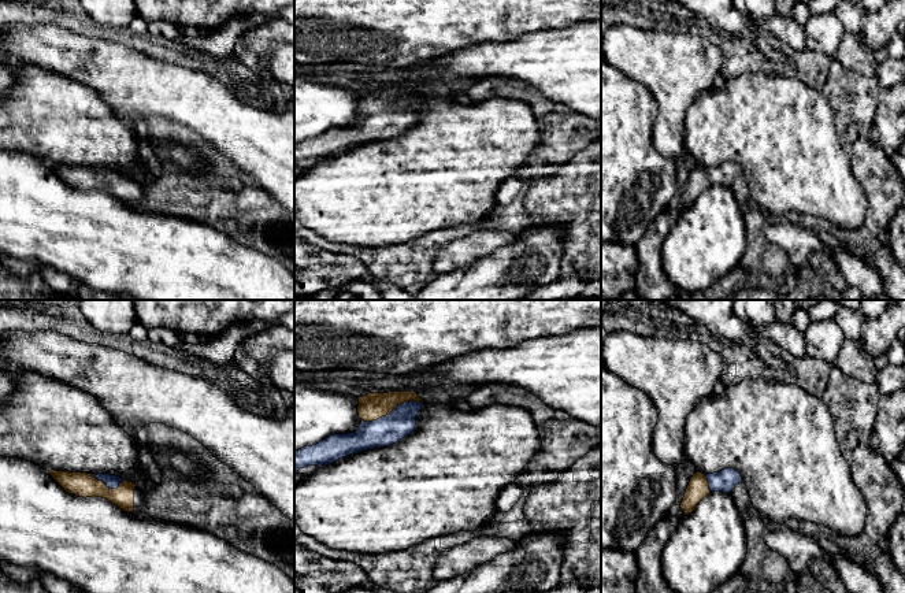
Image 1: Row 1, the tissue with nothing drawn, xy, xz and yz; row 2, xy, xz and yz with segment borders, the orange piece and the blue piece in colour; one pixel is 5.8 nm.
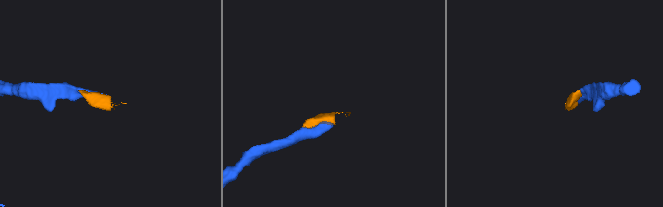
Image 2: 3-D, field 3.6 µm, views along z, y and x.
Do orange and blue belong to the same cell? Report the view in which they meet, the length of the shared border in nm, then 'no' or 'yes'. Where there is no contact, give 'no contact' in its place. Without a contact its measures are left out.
xz | 380 nm | yes

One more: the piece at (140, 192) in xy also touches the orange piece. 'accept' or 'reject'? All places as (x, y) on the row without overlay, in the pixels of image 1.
accept

